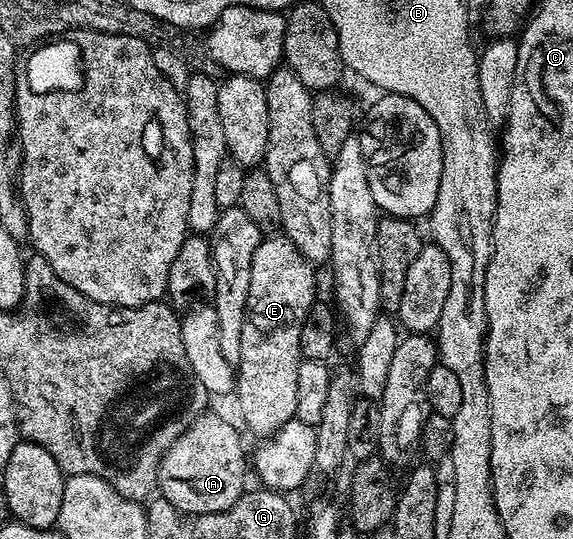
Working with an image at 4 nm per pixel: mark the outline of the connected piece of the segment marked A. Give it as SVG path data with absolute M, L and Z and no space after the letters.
M204 413L171 448L163 454L159 466L157 491L184 515L204 515L229 509L245 493L243 482L249 475L249 455L243 452L239 431L223 415Z

